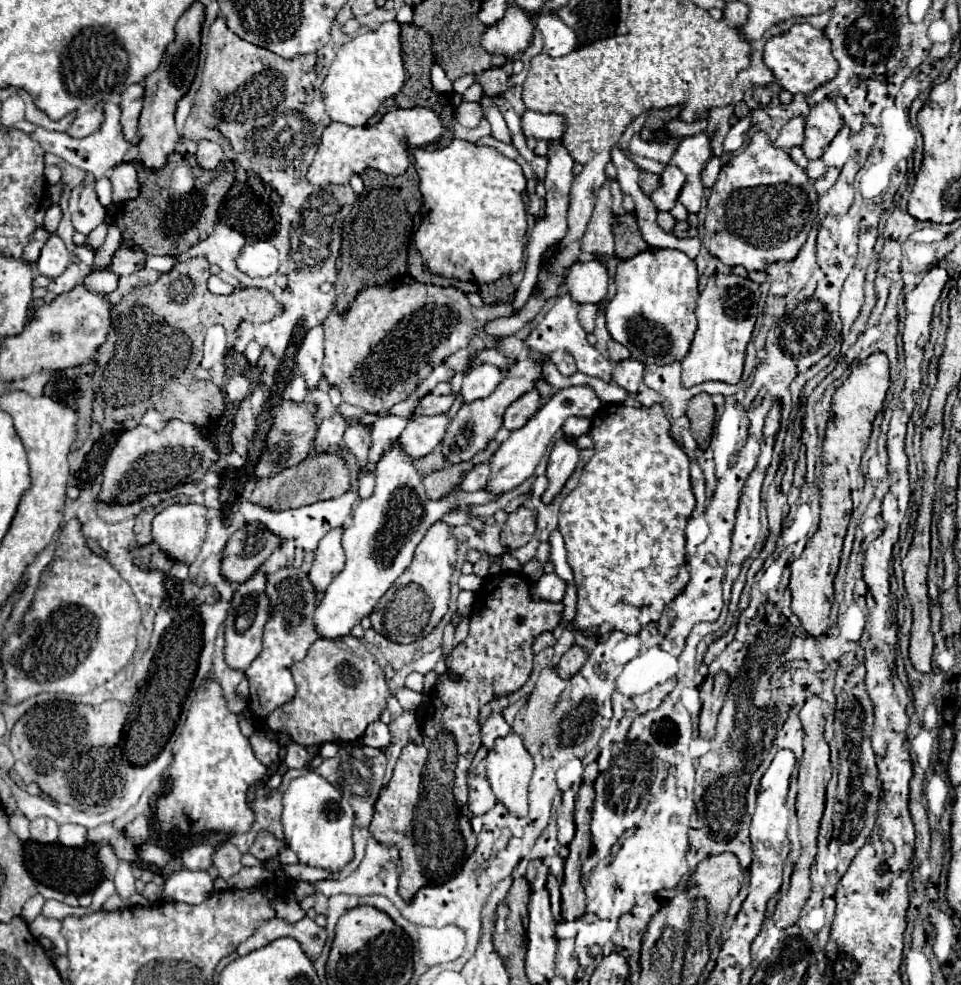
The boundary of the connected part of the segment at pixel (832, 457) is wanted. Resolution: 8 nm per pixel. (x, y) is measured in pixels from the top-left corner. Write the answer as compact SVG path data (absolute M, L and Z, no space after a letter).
M874 353L860 361L852 369L850 377L832 397L832 419L826 427L824 439L824 467L820 483L820 527L806 543L804 553L790 565L790 591L792 613L802 621L802 627L818 637L828 629L828 617L834 603L834 575L838 571L842 541L852 513L852 491L864 487L864 475L860 471L860 459L868 447L872 433L872 421L882 411L882 403L888 391L888 359L884 353Z

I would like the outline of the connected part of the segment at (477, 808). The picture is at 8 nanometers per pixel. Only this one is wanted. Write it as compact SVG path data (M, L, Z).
M470 775L470 777L468 777L468 791L470 791L468 809L470 809L474 815L482 815L482 813L490 811L490 809L498 803L486 777Z

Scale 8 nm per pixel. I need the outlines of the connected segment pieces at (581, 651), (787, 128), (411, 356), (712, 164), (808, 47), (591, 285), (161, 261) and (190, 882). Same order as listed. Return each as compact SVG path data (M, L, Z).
M572 645L572 647L562 655L562 659L560 659L558 667L556 667L558 675L564 677L564 679L566 679L566 677L572 677L572 675L578 673L580 667L586 663L586 657L588 657L588 651L586 651L584 647Z
M794 117L782 127L774 145L780 149L790 149L802 145L802 137L804 137L804 117Z
M410 279L410 283L402 283L402 281L388 281L386 285L374 285L374 287L366 287L358 293L356 301L350 305L350 309L346 313L338 313L338 311L330 311L328 317L324 319L322 323L324 327L324 363L322 363L322 371L324 371L324 377L330 385L336 385L342 393L342 399L350 405L356 405L356 407L362 407L370 413L378 413L378 411L388 411L392 405L404 401L406 397L410 397L416 387L432 373L434 367L438 367L440 363L446 361L448 355L456 353L458 349L464 349L468 347L468 343L472 341L474 335L478 335L478 329L476 329L476 319L470 311L470 303L466 299L466 295L454 287L440 287L440 285L424 285L424 283L418 283L414 279Z
M712 157L712 159L708 161L708 165L704 167L704 171L702 171L704 187L712 187L712 185L716 183L716 177L718 177L720 169L722 169L722 157Z
M808 23L794 25L782 37L772 37L764 49L764 61L772 69L780 87L790 91L792 95L798 95L798 93L808 95L814 89L818 89L820 85L832 81L838 73L838 61L832 55L832 45L830 45L828 37L824 35L824 31L820 31Z
M598 261L574 263L564 283L572 301L576 303L600 303L608 293L608 273Z
M152 256L144 263L144 268L153 269L162 273L170 271L178 261L172 256Z
M180 869L172 873L166 883L162 897L166 901L180 901L180 903L202 903L210 893L214 891L212 887L212 877L206 871L190 871L190 869Z

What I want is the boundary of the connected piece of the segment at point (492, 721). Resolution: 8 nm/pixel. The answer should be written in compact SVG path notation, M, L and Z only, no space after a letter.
M492 715L484 725L482 725L482 745L490 751L494 747L494 741L508 735L510 725L504 721L502 715Z

